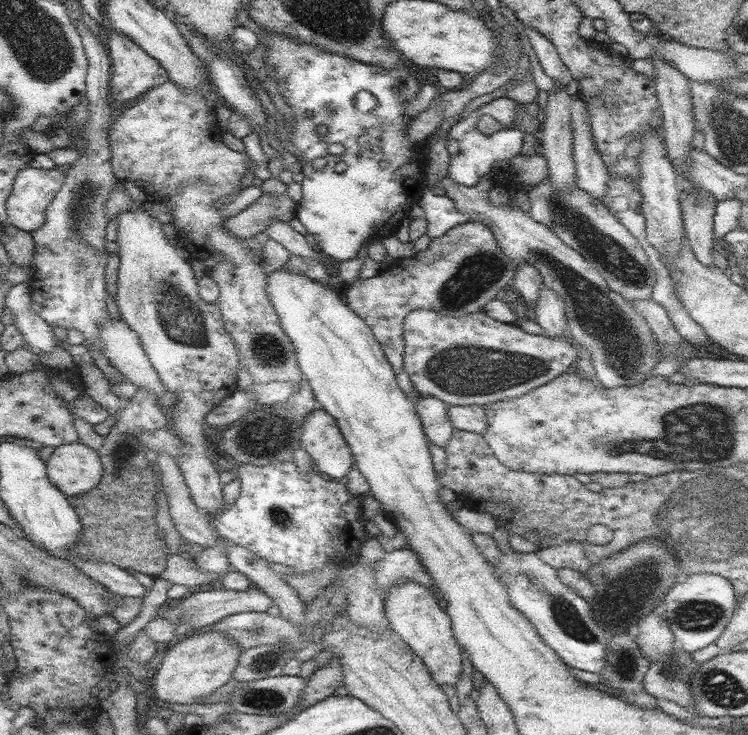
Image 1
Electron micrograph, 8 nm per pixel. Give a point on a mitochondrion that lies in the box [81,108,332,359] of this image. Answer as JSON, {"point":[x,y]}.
{"point":[176,315]}

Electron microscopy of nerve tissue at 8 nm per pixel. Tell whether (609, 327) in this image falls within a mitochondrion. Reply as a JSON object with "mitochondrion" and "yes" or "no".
{"mitochondrion":"yes"}

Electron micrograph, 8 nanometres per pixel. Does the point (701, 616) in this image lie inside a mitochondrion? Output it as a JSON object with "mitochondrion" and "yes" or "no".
{"mitochondrion":"yes"}

